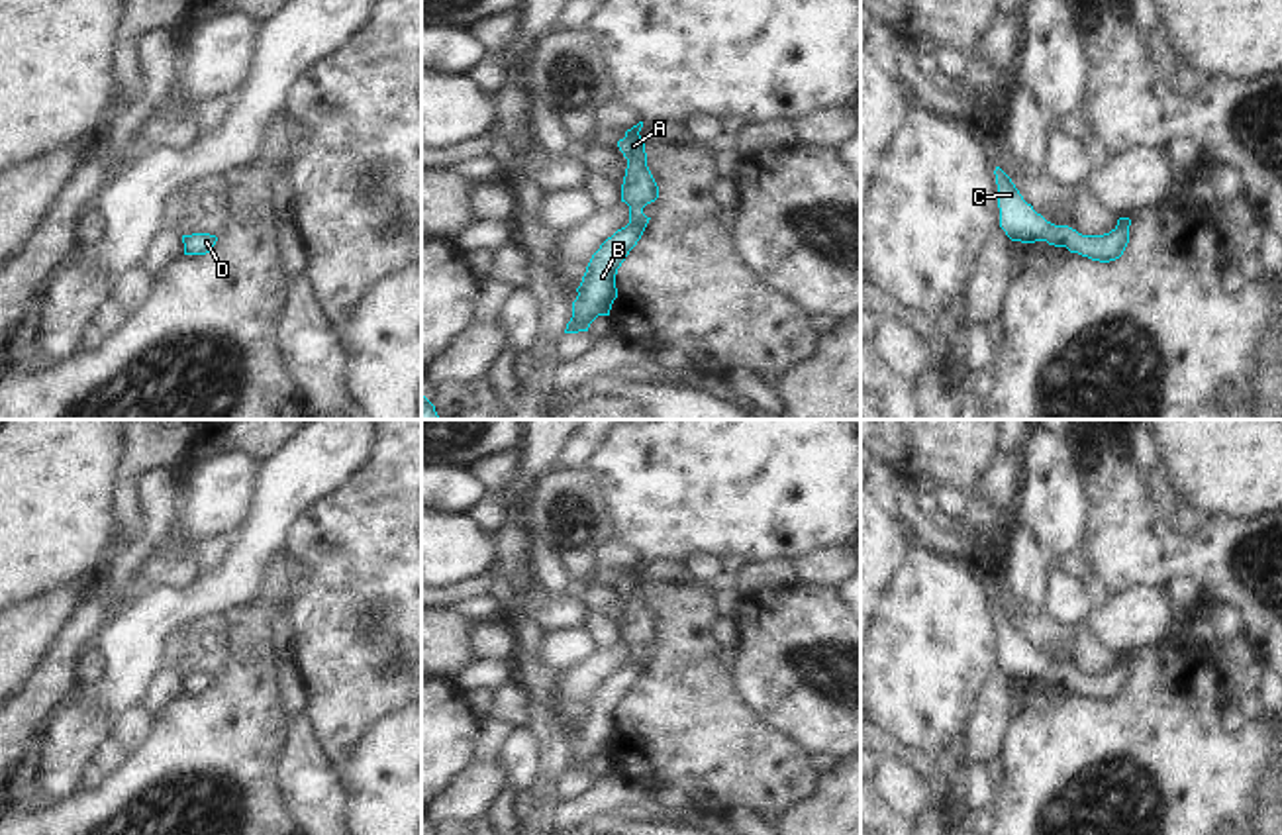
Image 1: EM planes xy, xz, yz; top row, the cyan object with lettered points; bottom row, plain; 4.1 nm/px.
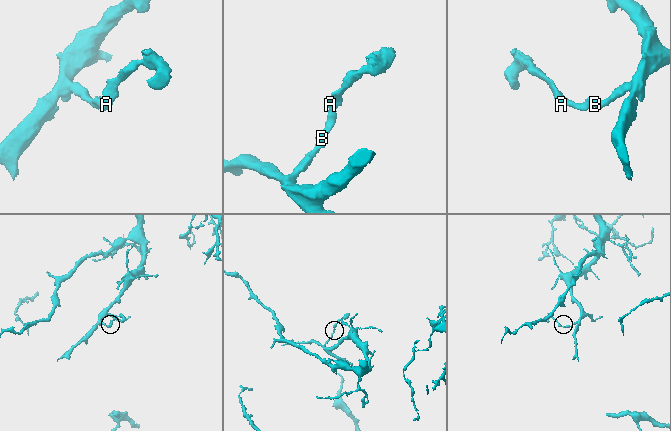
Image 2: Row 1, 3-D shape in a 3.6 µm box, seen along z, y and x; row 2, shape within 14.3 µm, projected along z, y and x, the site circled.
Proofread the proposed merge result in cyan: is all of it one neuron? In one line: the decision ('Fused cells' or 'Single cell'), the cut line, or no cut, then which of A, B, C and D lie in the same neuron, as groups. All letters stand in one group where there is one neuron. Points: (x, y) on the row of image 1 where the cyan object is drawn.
Single cell. No split. Groups: A B C D.

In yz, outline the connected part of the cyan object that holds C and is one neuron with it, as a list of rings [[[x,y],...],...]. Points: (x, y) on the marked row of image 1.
[[[996,167],[1000,227],[1011,241],[1035,243],[1047,241],[1055,247],[1066,247],[1092,261],[1109,263],[1123,255],[1129,243],[1129,218],[1119,218],[1117,225],[1104,235],[1082,235],[1068,225],[1055,225],[1023,200],[1011,178]]]

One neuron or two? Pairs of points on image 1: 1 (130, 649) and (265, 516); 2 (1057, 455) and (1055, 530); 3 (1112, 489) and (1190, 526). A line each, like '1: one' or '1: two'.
1: one
2: one
3: two

